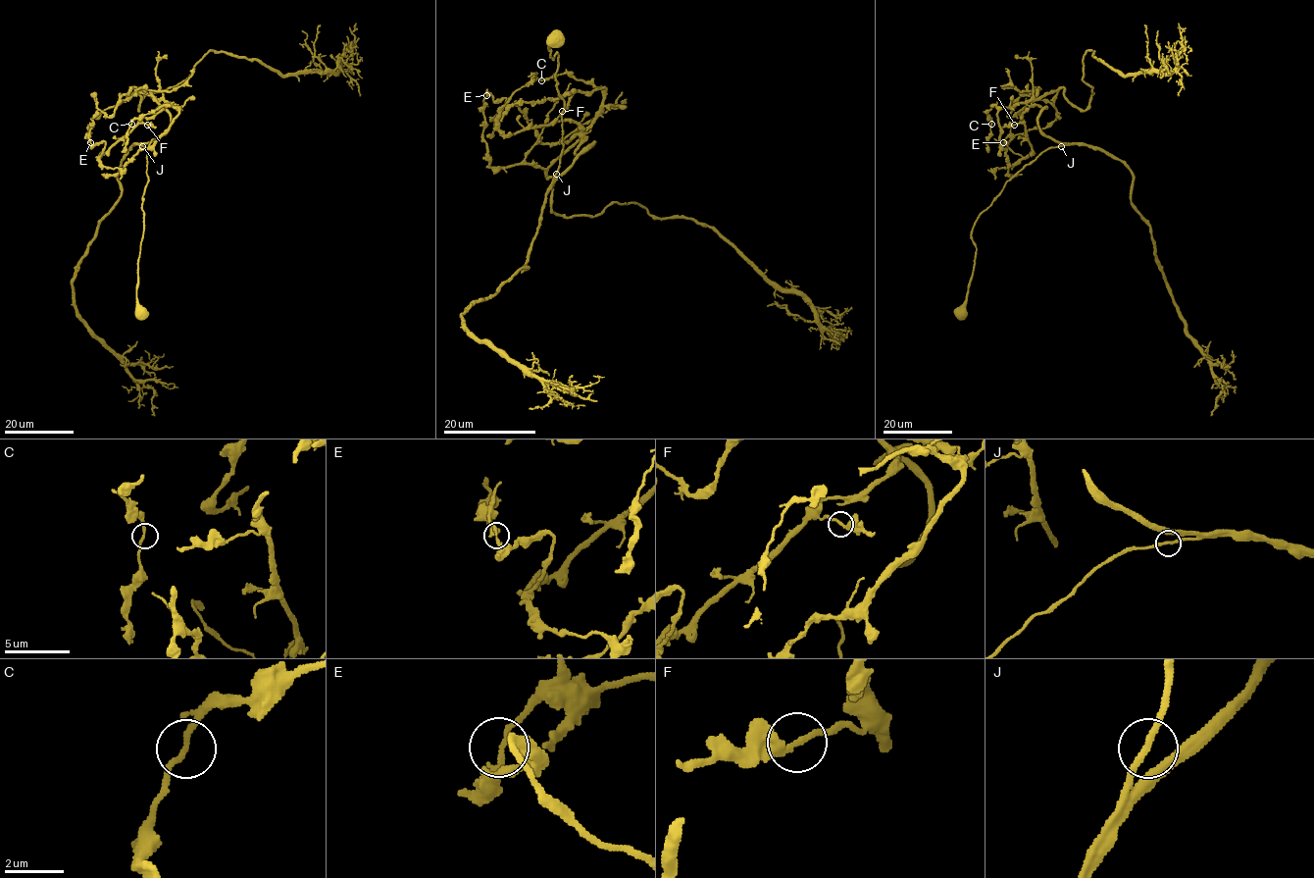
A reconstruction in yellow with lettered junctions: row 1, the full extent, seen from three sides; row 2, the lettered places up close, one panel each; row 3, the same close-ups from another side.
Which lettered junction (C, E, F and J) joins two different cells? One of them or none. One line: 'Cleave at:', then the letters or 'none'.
Cleave at: E

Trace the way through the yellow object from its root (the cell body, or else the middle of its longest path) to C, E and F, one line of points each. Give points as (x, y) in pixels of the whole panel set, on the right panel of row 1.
C: (959, 313), (977, 218), (1027, 165), (1064, 144), (1039, 129), (1046, 107), (992, 105), (991, 124)
E: (959, 313), (977, 218), (1064, 144), (1039, 129), (1038, 105), (1021, 117), (1033, 152), (1003, 141)
F: (959, 313), (977, 218), (1027, 165), (1064, 144), (1039, 129), (1046, 107), (1032, 105), (1014, 125)

